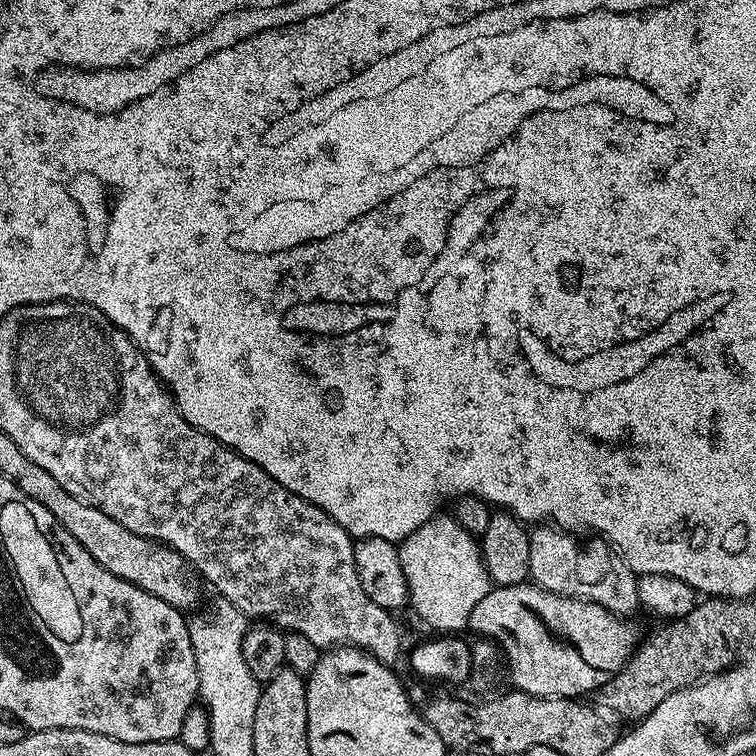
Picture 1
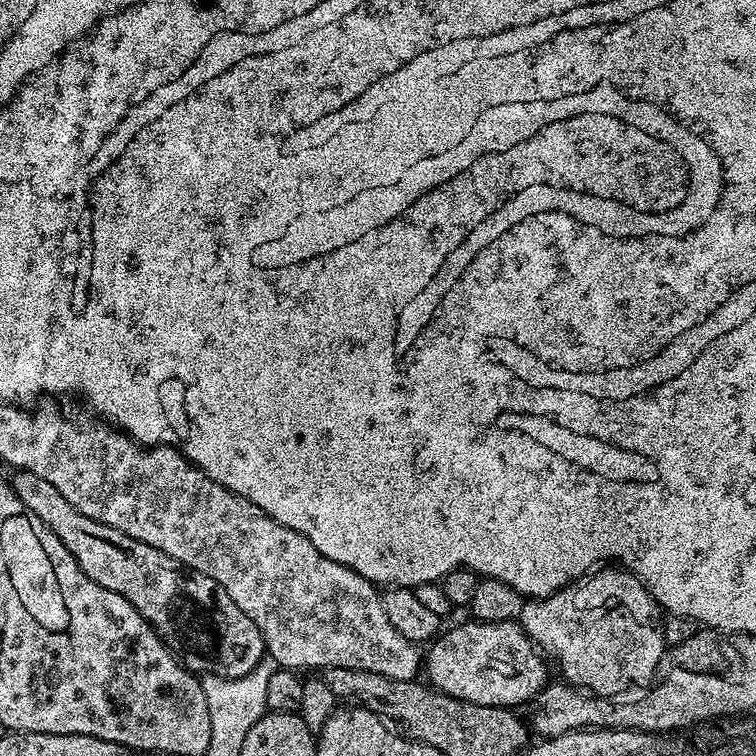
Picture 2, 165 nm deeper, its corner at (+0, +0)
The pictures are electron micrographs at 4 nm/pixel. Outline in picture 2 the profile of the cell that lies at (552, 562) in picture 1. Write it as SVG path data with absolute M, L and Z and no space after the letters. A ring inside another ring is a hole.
M604 566L573 580L554 594L525 599L518 623L533 645L553 665L556 663L560 667L560 672L564 675L561 677L567 683L591 692L594 696L616 698L619 697L619 692L626 691L631 684L640 684L643 680L650 679L655 674L656 667L658 672L665 659L664 632L656 621L656 612L658 613L656 601L645 595L638 577L620 566Z

